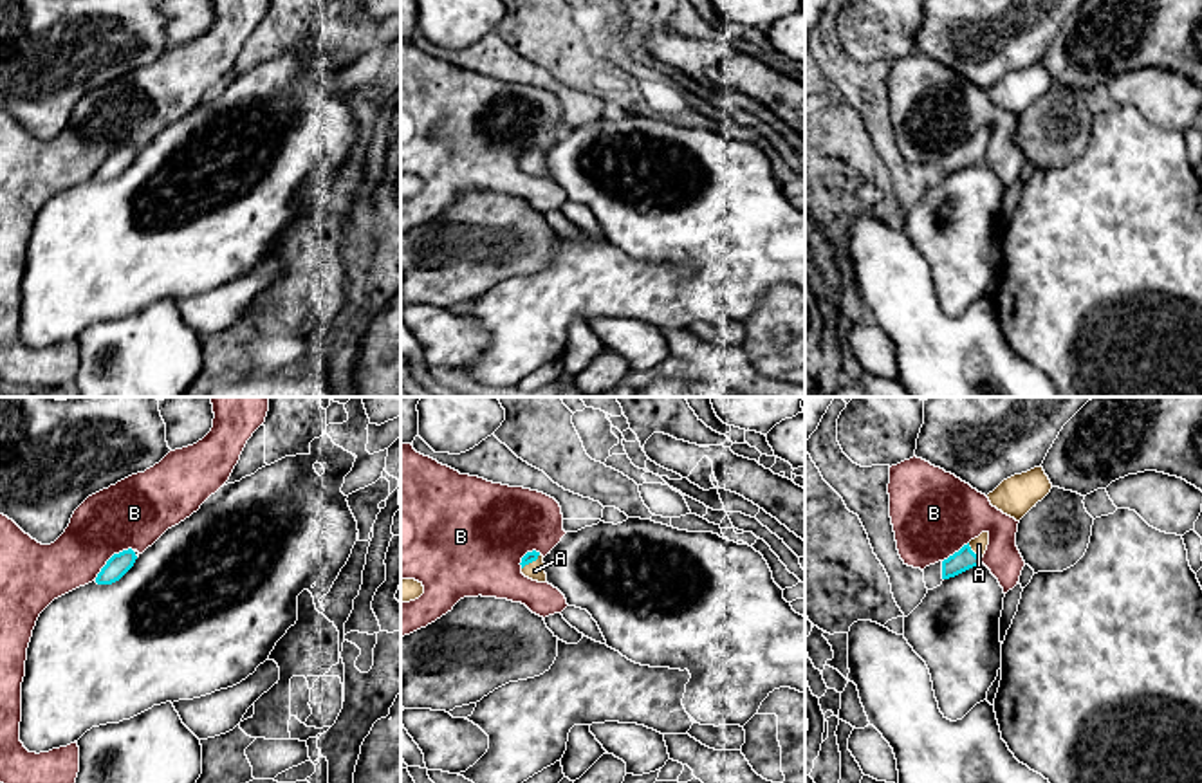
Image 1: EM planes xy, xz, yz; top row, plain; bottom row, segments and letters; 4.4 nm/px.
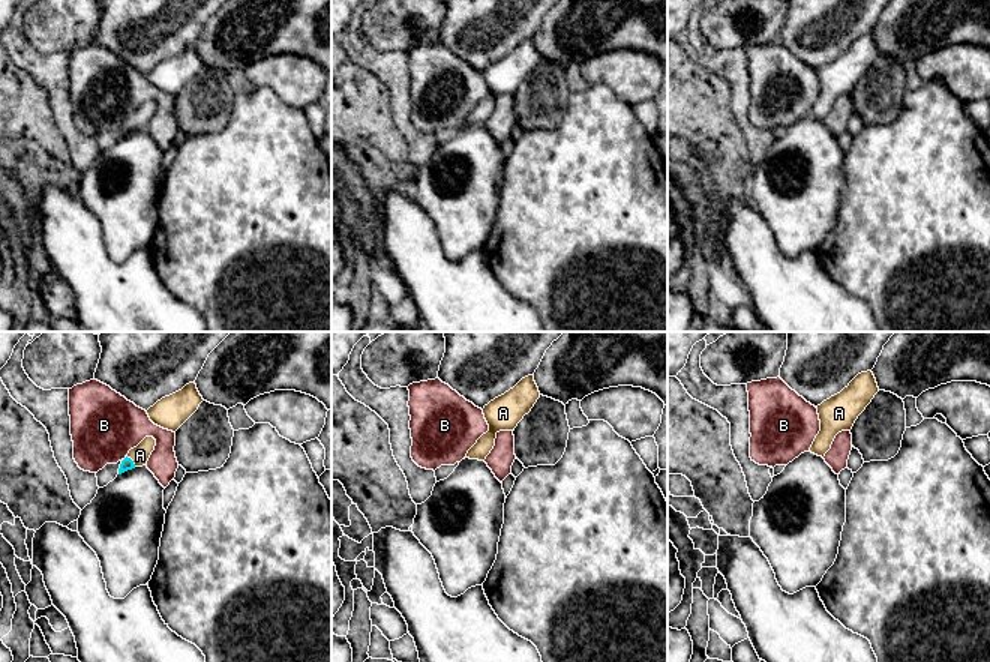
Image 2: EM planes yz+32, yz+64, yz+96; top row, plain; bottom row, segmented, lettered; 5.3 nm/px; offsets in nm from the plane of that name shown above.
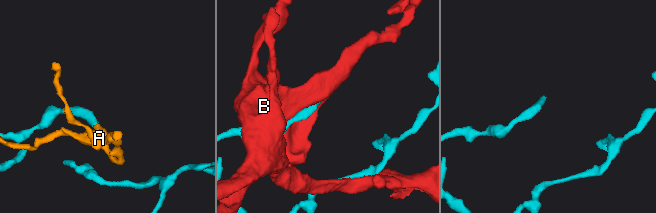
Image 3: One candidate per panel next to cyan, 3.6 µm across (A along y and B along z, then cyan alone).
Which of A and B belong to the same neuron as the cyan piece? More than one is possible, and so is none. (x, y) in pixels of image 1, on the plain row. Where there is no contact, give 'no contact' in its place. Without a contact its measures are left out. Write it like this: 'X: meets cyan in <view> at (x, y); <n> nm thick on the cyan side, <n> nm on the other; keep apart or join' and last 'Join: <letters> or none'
A: meets cyan in yz at (973, 148); 90 nm thick on the cyan side, 80 nm on the other; join
B: meets cyan in xy at (110, 154); 100 nm thick on the cyan side, 320 nm on the other; keep apart
Join: A

